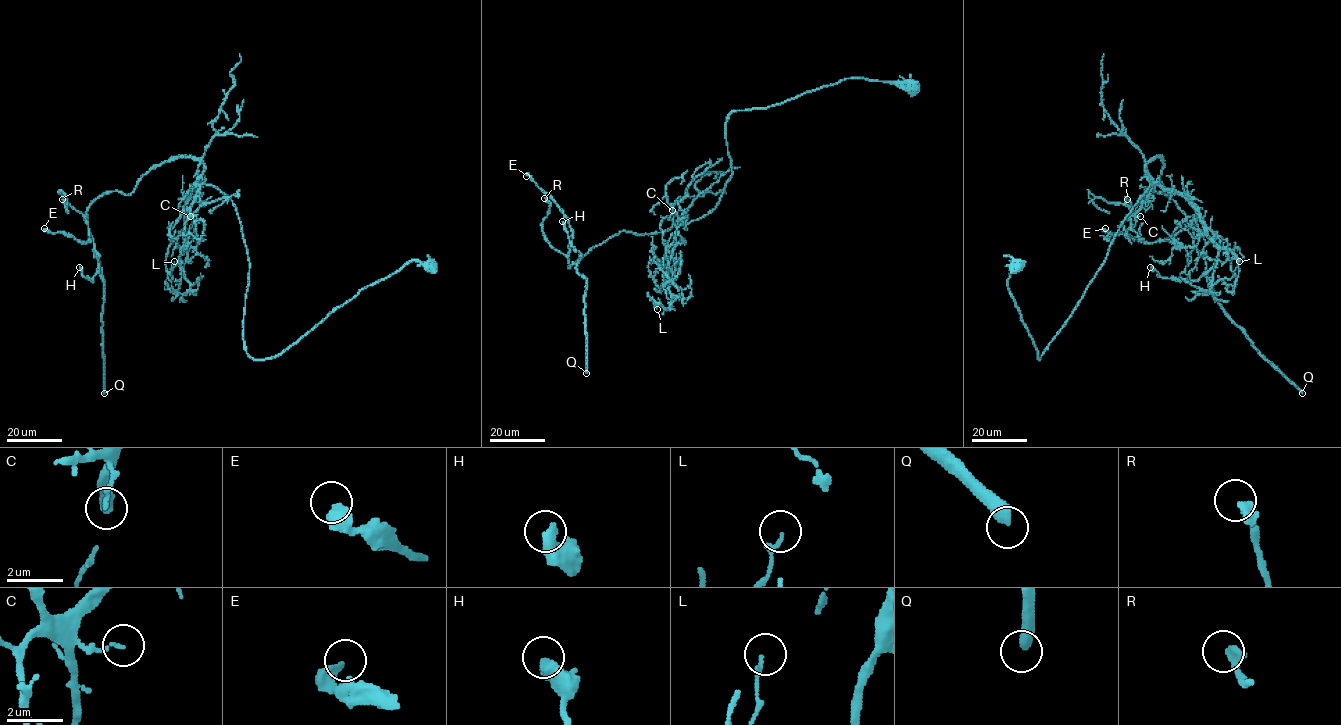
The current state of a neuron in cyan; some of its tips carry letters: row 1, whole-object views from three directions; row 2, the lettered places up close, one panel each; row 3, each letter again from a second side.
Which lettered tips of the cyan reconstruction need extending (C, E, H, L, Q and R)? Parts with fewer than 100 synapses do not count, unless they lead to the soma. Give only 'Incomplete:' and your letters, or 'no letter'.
Incomplete: Q

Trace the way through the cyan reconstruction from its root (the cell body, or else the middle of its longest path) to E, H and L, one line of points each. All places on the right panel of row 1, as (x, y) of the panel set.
E: (1016, 267), (1008, 289), (1040, 359), (1153, 184), (1152, 159), (1164, 191), (1194, 206), (1152, 243), (1105, 228)
H: (1016, 267), (1008, 289), (1040, 359), (1161, 157), (1164, 191), (1181, 192), (1198, 219), (1180, 277), (1150, 267)
L: (1016, 267), (1008, 289), (1040, 359), (1150, 184), (1177, 191), (1237, 258), (1233, 291), (1239, 261)

